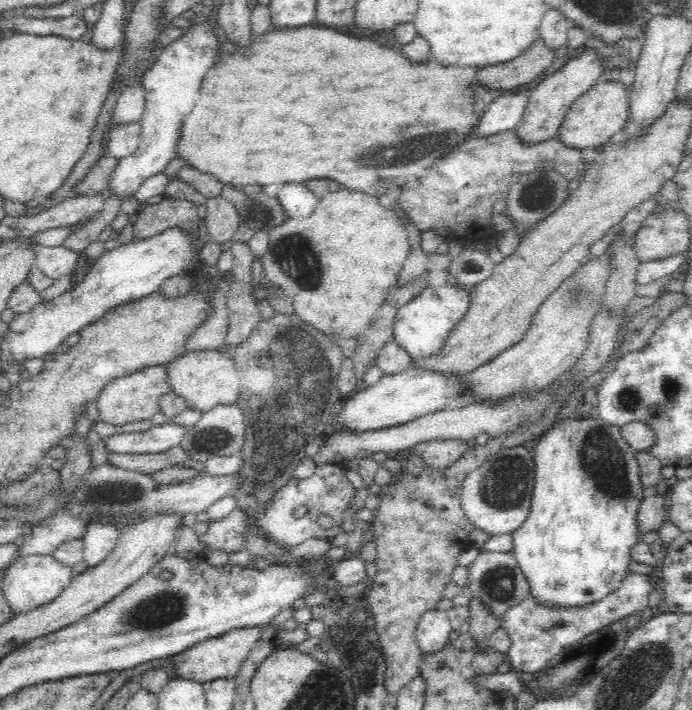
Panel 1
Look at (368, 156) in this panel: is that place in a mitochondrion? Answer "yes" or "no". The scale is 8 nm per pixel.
yes

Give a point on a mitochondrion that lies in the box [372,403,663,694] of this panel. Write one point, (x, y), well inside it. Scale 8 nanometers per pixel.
(602, 459)

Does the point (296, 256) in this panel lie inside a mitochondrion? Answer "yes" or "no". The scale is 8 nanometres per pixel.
yes

